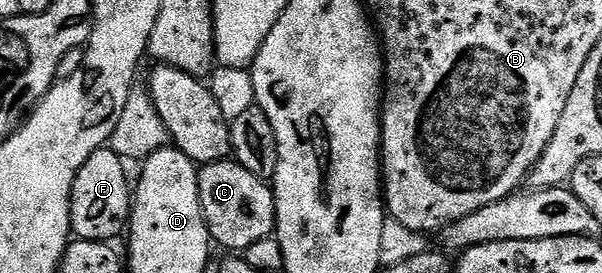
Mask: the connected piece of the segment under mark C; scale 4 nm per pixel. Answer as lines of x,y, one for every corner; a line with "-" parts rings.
231,158
220,159
216,163
206,163
199,168
198,191
202,201
202,213
208,226
208,233
217,248
225,247
228,253
242,253
254,241
269,238
276,230
276,199
272,196
271,186
265,180
254,177
250,169
246,169

